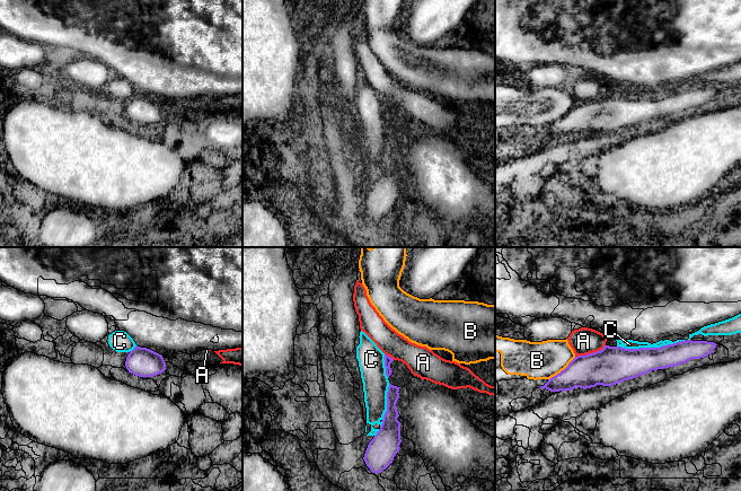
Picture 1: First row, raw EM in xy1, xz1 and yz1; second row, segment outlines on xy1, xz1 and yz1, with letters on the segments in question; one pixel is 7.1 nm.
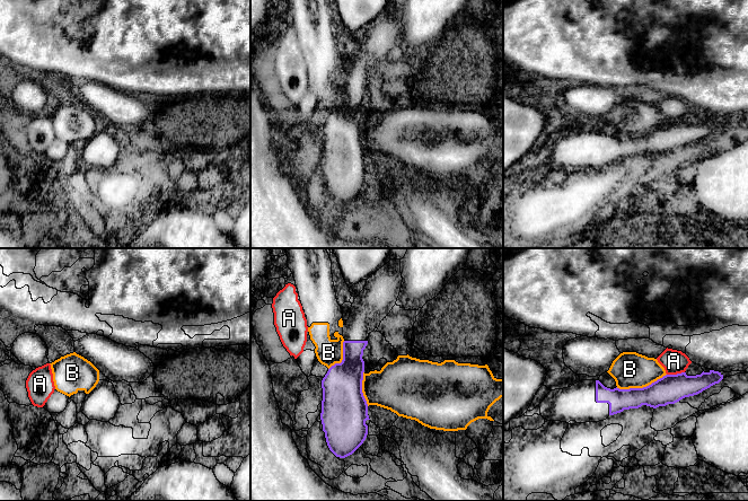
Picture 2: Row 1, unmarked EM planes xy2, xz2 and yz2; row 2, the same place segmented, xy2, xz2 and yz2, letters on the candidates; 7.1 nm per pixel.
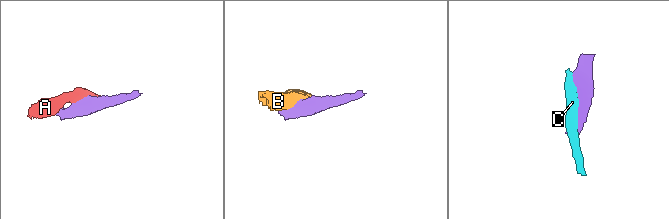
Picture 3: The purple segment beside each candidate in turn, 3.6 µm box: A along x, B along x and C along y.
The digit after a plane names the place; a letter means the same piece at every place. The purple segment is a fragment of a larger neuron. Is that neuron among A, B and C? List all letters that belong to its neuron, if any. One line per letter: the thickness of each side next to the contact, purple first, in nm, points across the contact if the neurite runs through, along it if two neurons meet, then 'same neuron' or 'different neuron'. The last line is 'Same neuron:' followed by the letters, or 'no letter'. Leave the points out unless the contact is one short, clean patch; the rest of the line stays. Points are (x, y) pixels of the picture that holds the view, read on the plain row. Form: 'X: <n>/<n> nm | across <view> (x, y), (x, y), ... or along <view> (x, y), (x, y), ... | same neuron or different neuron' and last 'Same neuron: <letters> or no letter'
A: 260/190 nm | along yz1 (605, 91), (599, 97), (575, 104) | different neuron
B: 200/260 nm | different neuron
C: 240/60 nm | different neuron
Same neuron: no letter

